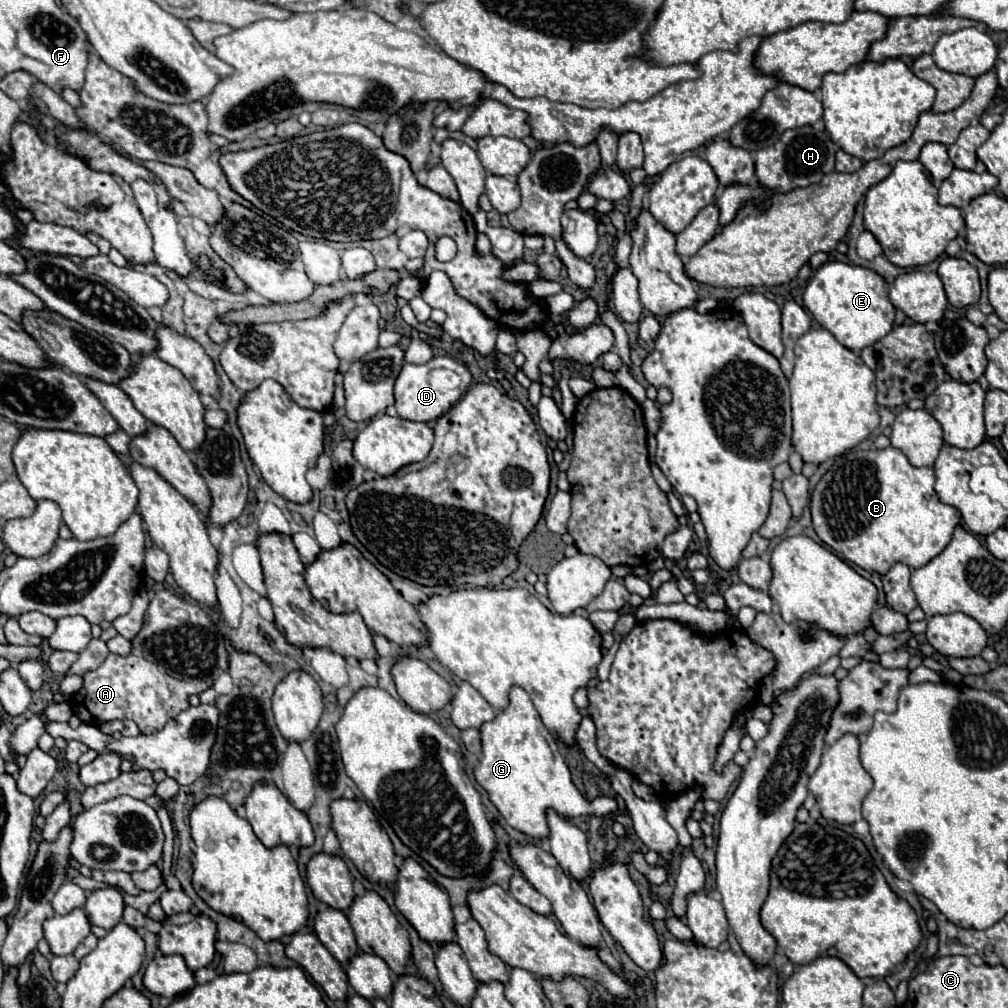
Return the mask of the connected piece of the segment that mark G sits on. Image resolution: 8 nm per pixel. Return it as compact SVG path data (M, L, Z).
M512 686L510 702L496 714L494 720L480 726L482 758L478 770L474 770L476 782L488 792L490 802L498 808L502 818L516 830L532 836L548 836L546 810L554 808L564 818L576 816L606 816L618 810L614 798L598 796L586 800L570 780L570 770L550 734L542 724L530 696L520 686Z

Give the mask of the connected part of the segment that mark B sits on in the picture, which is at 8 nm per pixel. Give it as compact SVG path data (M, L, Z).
M894 446L884 450L850 450L836 458L832 468L822 476L812 492L810 510L814 530L836 554L868 572L886 574L898 562L910 568L920 568L946 548L954 528L960 524L958 510L938 500L934 480L936 476L932 468L912 466L904 452Z

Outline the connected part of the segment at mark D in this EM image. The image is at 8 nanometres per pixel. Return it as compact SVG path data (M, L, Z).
M434 356L426 364L404 364L400 376L394 384L396 412L400 418L414 422L434 422L438 420L454 402L462 398L472 382L470 370L450 356Z

